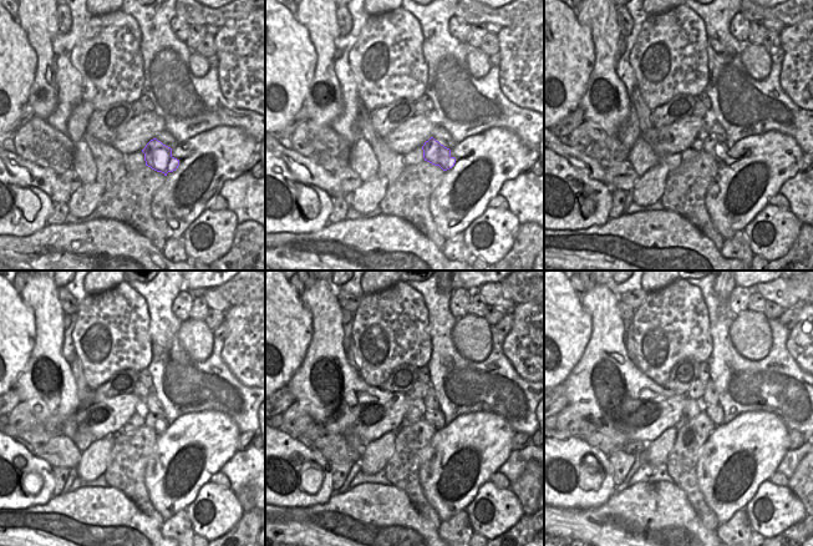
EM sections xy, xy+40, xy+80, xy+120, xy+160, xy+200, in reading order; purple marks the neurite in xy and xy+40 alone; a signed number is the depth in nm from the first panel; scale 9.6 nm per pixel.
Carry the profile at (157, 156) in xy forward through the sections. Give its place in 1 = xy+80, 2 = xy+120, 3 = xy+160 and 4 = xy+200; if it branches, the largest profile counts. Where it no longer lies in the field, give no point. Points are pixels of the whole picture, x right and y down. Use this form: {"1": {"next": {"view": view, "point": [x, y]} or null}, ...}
{"1": {"next": {"view": "xy+80", "point": [717, 150]}}, "2": {"next": {"view": "xy+120", "point": [158, 423]}}, "3": {"next": {"view": "xy+160", "point": [436, 418]}}, "4": {"next": {"view": "xy+200", "point": [715, 413]}}}

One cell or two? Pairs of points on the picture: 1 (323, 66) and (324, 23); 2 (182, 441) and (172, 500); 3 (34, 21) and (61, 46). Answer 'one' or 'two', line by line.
1: one
2: one
3: two

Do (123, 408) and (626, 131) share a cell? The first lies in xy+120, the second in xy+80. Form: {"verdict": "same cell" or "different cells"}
{"verdict": "different cells"}

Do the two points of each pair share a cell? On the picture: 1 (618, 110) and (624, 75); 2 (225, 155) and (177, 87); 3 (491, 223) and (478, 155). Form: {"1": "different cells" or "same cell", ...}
{"1": "different cells", "2": "different cells", "3": "different cells"}

